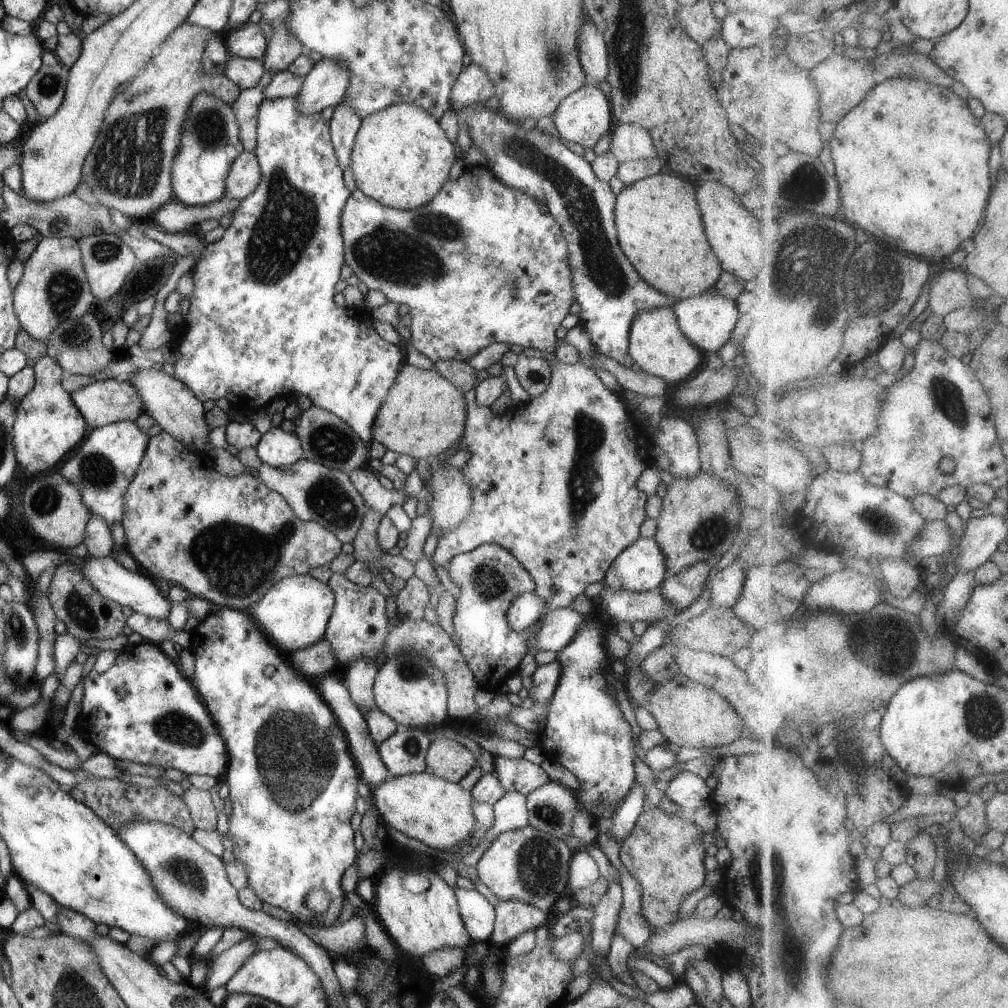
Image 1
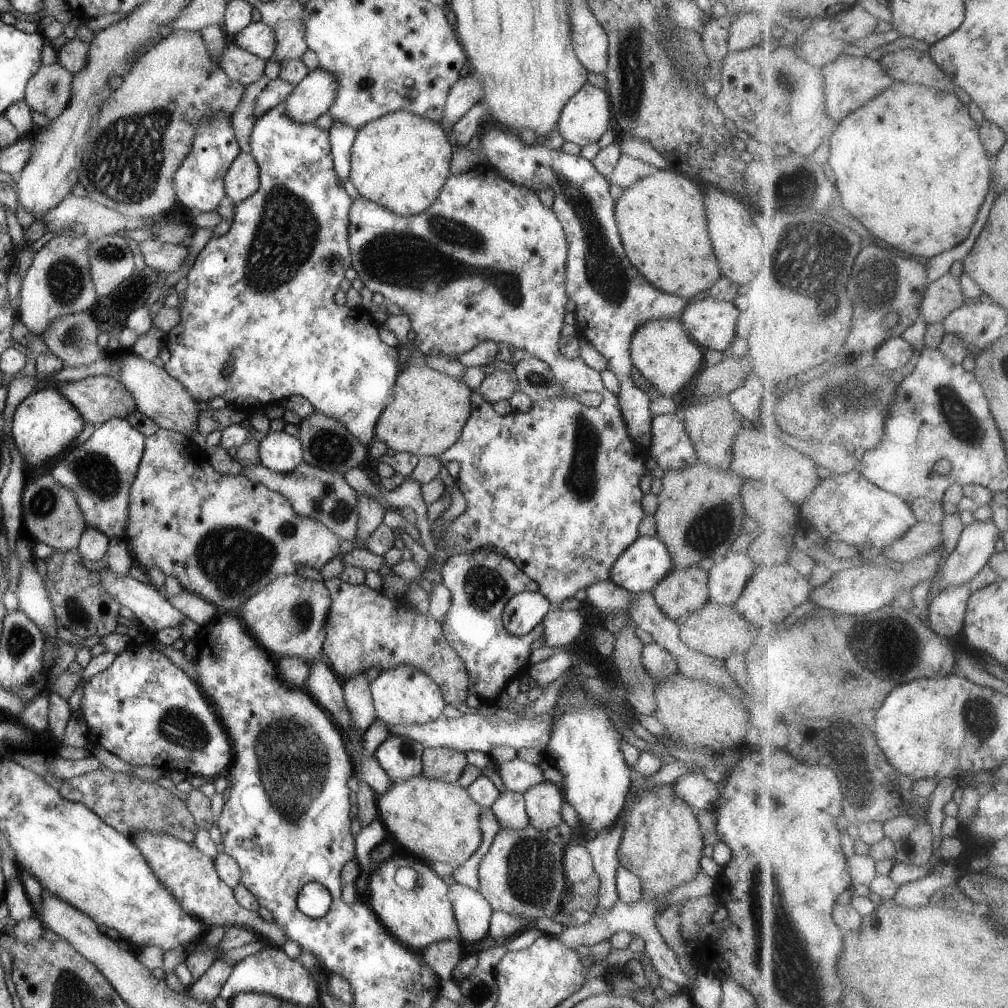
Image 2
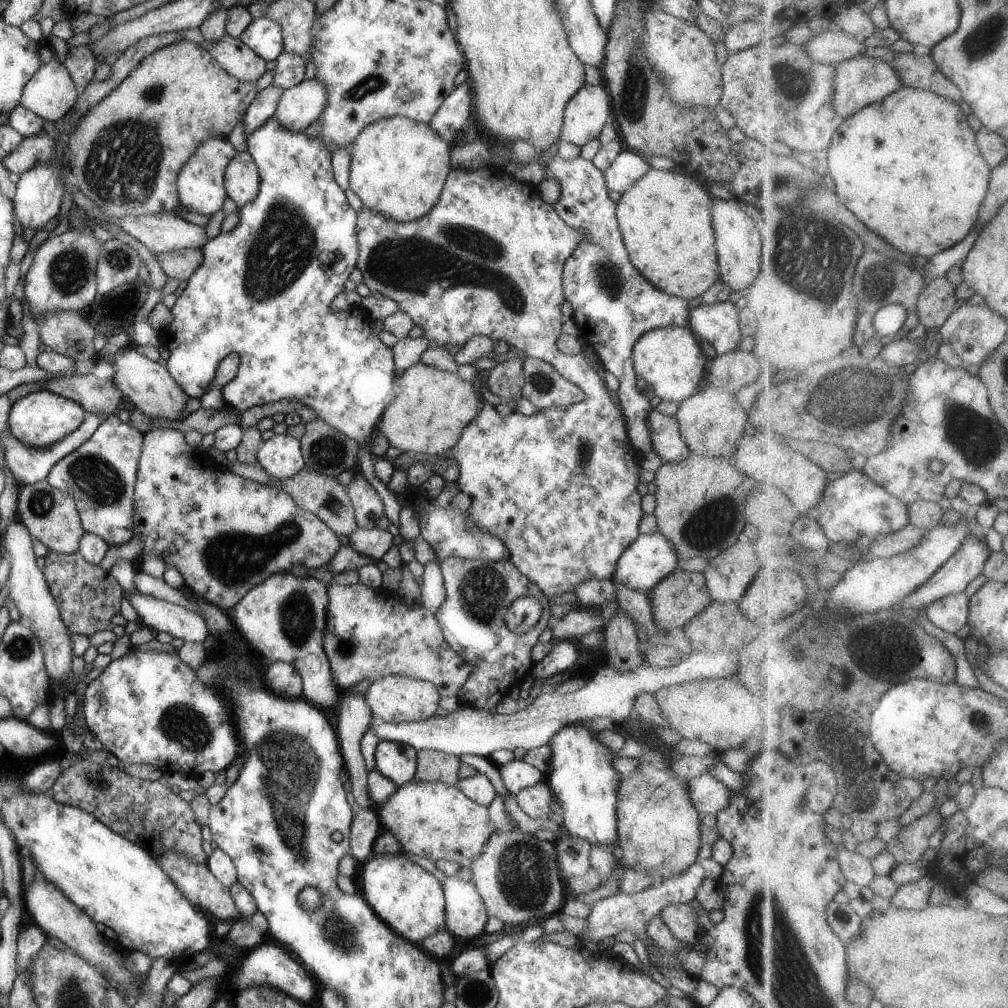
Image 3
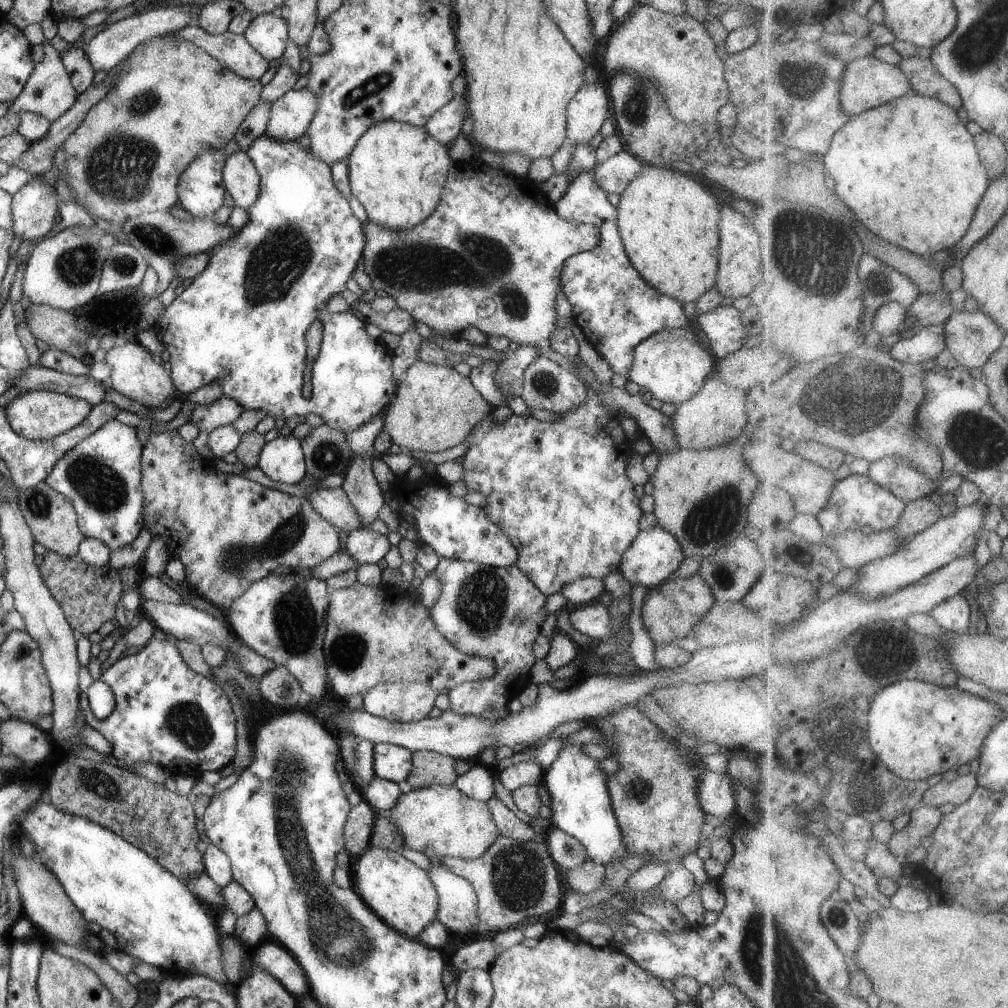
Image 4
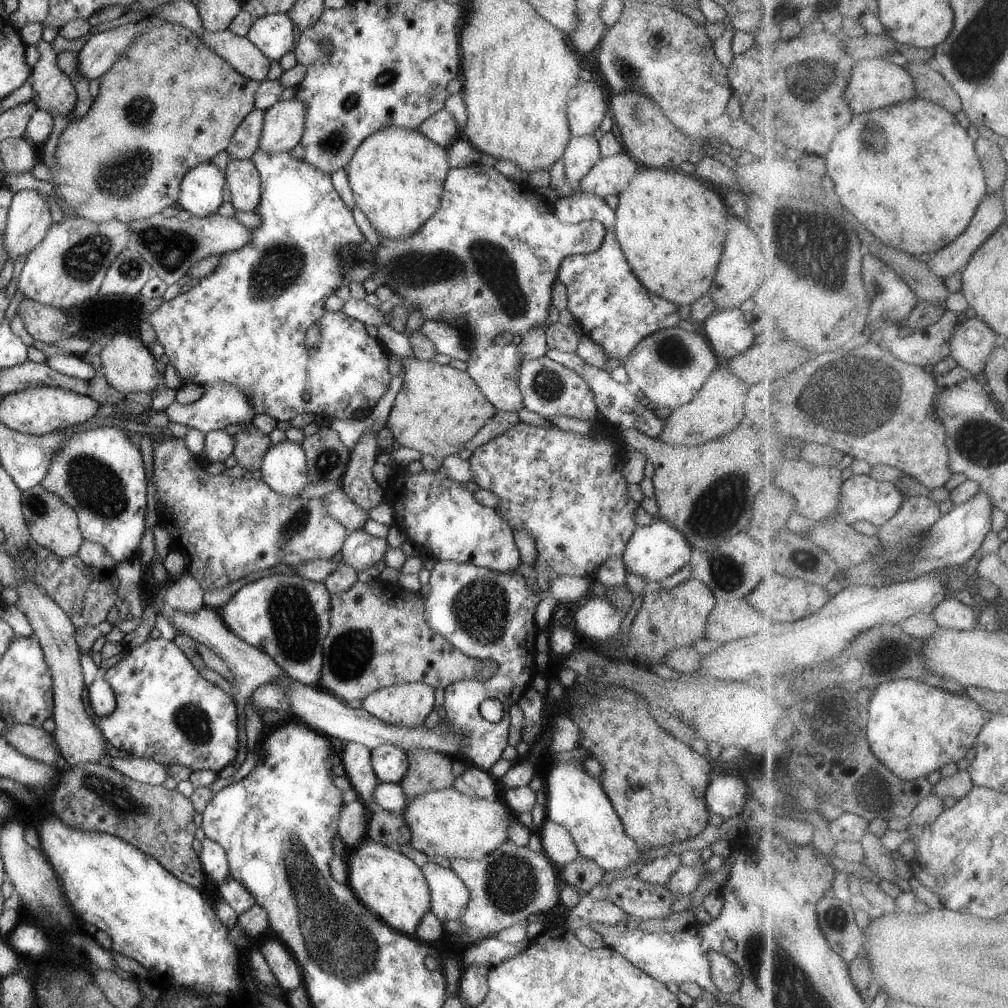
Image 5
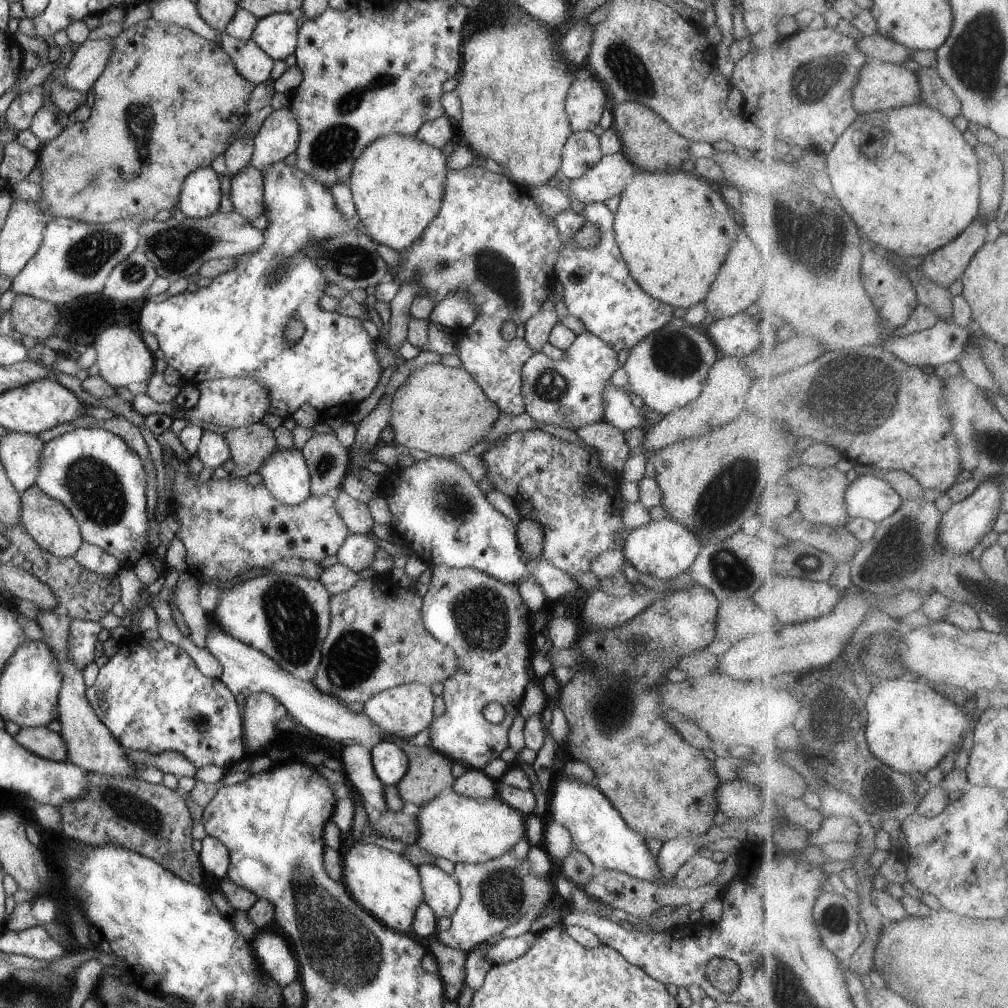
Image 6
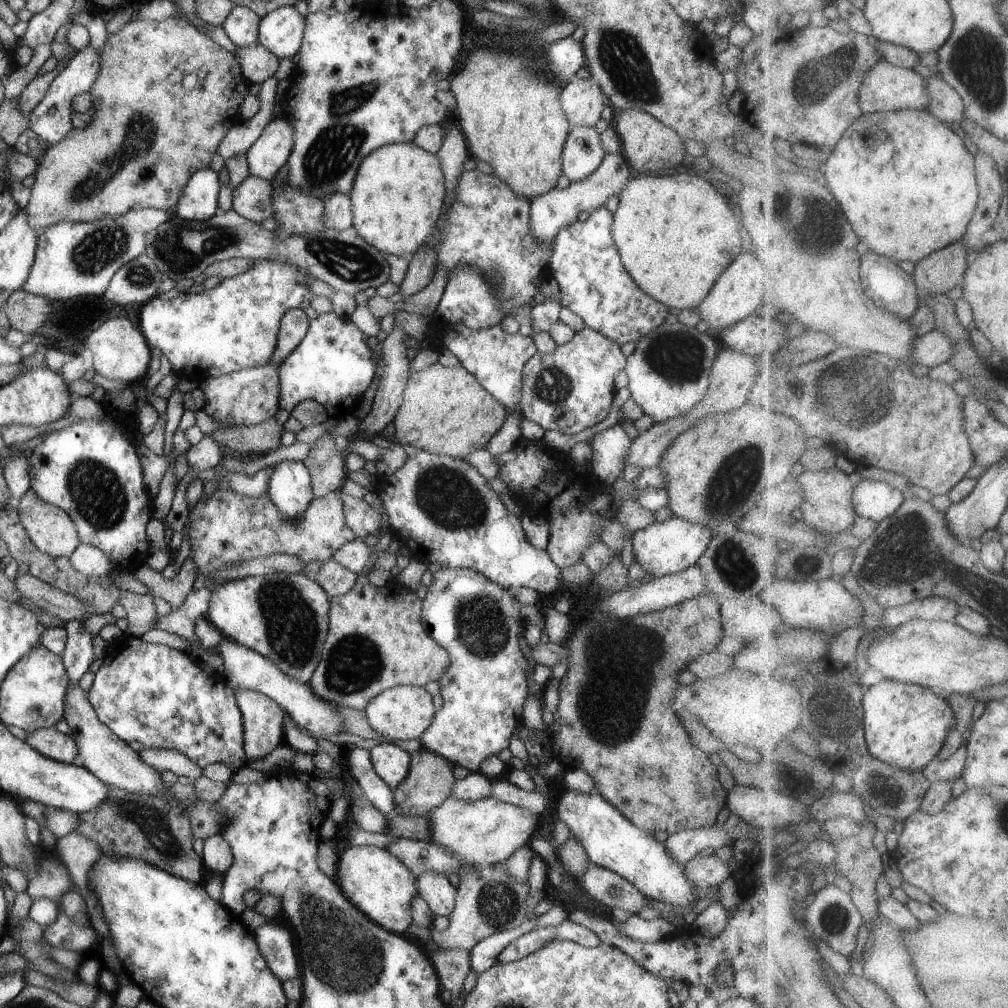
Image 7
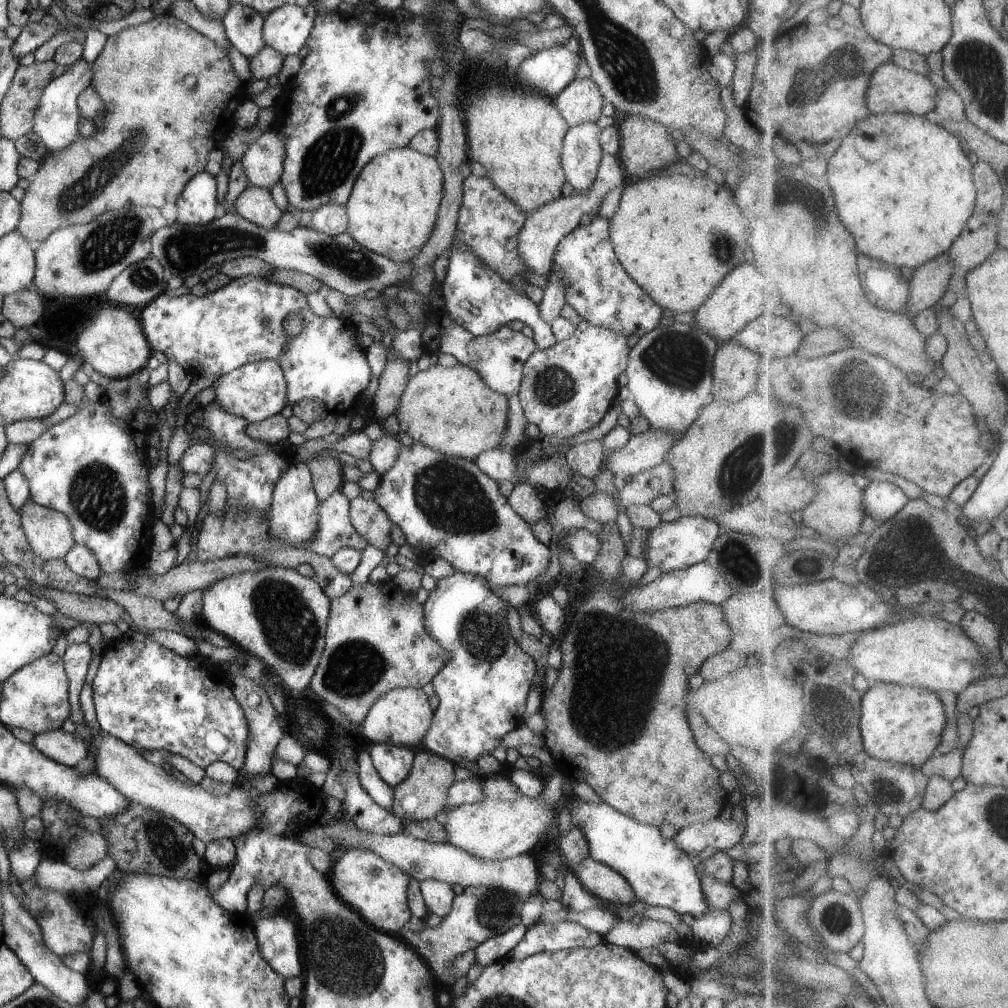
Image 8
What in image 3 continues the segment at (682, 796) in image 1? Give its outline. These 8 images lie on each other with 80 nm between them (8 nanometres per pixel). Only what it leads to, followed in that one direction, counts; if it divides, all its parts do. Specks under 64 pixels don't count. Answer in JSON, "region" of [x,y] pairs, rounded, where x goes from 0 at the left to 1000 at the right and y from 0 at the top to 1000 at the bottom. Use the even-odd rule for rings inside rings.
{"region":[[[702,765],[682,772],[682,785],[694,809],[707,808],[722,800],[724,785]]]}

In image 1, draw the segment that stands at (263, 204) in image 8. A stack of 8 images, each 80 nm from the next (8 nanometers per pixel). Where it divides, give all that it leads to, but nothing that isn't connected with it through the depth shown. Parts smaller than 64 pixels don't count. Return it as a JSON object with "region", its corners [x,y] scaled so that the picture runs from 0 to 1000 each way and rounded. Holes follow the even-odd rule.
{"region":[[[241,149],[230,162],[223,177],[224,194],[239,199],[244,196],[258,181],[259,167],[252,152]]]}

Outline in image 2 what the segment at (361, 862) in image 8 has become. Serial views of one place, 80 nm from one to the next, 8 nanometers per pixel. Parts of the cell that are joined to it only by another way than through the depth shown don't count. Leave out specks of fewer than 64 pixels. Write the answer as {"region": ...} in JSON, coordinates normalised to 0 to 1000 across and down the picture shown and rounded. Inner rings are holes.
{"region":[[[390,848],[375,857],[367,867],[361,892],[381,921],[395,935],[417,945],[429,936],[443,933],[457,935],[456,922],[444,884],[444,877],[431,866],[425,856],[411,849],[391,851]],[[401,859],[409,861],[415,867],[415,876],[410,883],[397,880],[391,872],[393,865]]]}

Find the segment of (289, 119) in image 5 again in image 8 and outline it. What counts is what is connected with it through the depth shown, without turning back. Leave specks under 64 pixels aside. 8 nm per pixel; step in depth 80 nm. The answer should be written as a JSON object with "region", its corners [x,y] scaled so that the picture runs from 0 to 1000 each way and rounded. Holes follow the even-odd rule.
{"region":[[[274,128],[260,132],[239,157],[247,184],[269,188],[279,179],[283,160],[283,137]]]}

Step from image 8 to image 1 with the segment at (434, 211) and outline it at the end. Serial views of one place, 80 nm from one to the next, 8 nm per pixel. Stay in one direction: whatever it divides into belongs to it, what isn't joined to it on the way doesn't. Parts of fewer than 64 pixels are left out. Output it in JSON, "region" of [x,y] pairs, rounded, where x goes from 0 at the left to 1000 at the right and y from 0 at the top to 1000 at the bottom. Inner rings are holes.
{"region":[[[396,101],[358,118],[352,135],[348,160],[353,185],[363,194],[377,202],[397,208],[407,208],[427,200],[445,178],[445,171],[456,150],[442,136],[436,118],[413,102]]]}

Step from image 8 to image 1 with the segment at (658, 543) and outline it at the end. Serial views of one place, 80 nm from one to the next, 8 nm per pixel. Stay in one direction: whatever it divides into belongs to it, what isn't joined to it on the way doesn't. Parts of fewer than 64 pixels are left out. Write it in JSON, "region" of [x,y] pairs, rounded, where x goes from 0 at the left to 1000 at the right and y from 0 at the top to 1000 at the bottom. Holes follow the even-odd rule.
{"region":[[[634,533],[603,563],[597,575],[603,586],[636,588],[655,582],[660,576],[661,555],[647,534]]]}

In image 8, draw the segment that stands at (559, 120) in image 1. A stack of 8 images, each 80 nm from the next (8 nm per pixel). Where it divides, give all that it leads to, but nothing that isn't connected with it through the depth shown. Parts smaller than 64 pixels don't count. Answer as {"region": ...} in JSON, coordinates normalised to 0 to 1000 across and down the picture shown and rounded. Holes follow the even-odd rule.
{"region":[[[571,76],[551,96],[551,104],[565,126],[591,122],[601,103],[593,84],[586,78]]]}

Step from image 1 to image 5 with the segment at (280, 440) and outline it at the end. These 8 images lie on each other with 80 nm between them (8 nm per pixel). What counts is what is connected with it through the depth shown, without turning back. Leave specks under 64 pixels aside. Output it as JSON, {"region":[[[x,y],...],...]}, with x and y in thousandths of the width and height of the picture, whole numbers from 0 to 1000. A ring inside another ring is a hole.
{"region":[[[283,436],[262,449],[257,466],[260,476],[276,490],[299,492],[301,484],[309,478],[305,470],[305,454],[299,440]]]}

